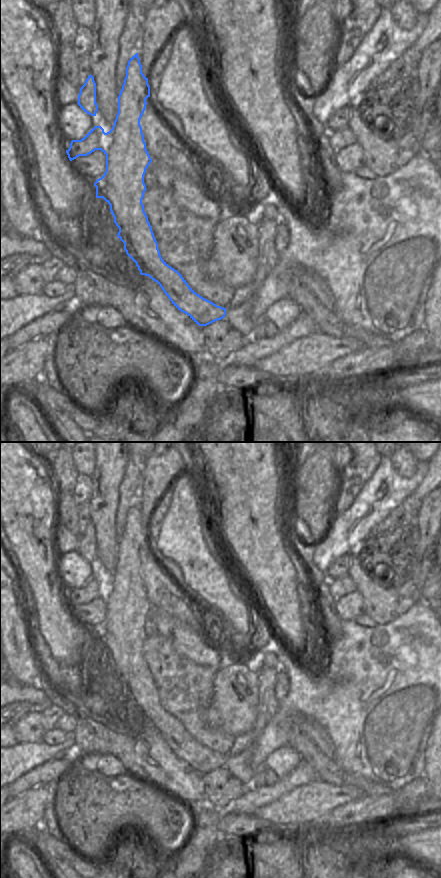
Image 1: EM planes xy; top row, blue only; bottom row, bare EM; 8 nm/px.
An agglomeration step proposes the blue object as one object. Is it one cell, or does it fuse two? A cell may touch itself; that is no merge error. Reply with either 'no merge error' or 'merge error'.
merge error

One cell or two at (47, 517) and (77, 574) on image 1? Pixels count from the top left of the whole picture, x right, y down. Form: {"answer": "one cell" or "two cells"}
{"answer": "two cells"}

